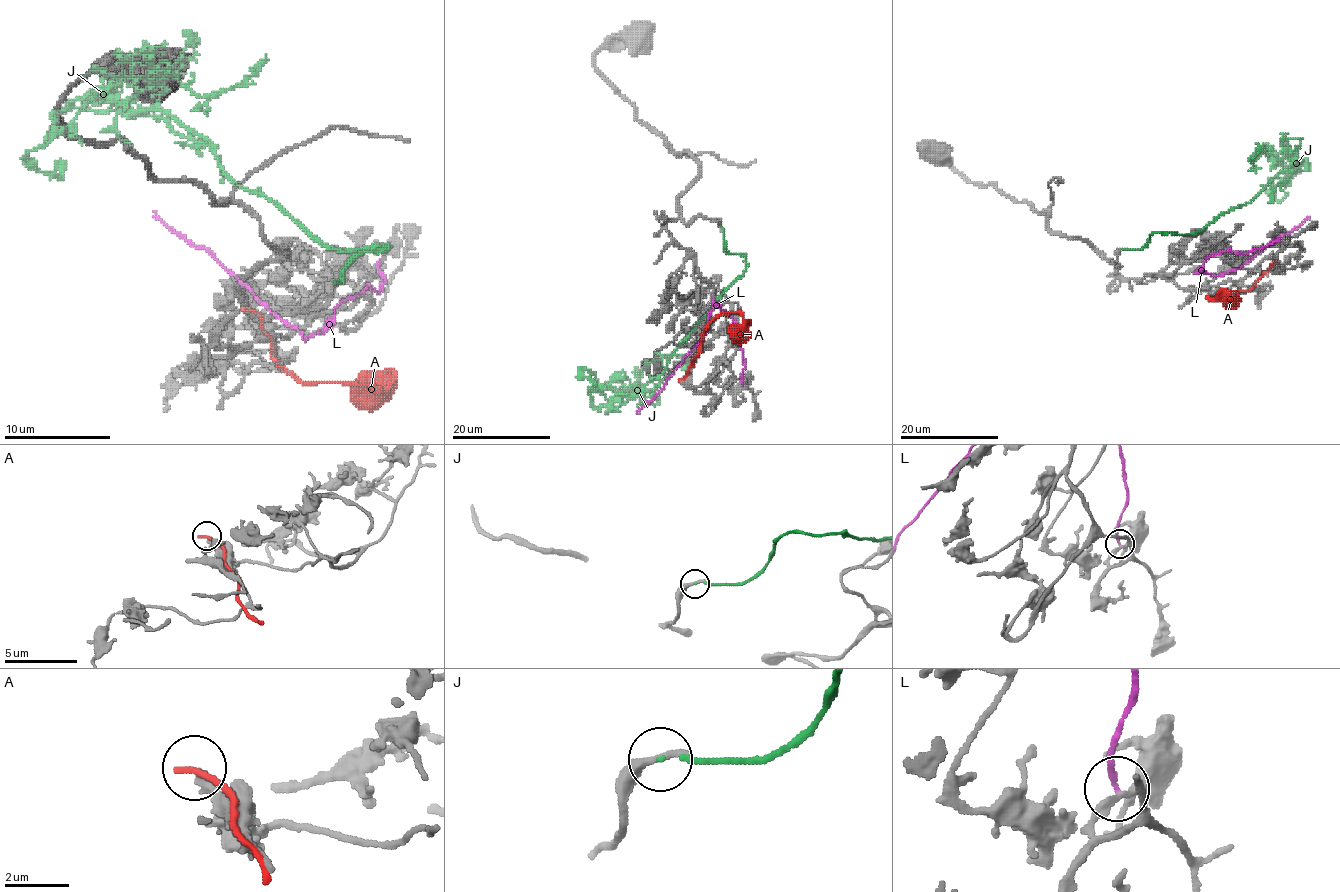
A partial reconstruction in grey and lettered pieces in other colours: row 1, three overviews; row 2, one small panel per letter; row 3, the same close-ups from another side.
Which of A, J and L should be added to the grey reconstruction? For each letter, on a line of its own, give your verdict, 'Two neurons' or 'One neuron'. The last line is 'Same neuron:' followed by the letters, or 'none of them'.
A: Two neurons
J: Two neurons
L: Two neurons
Same neuron: none of them

